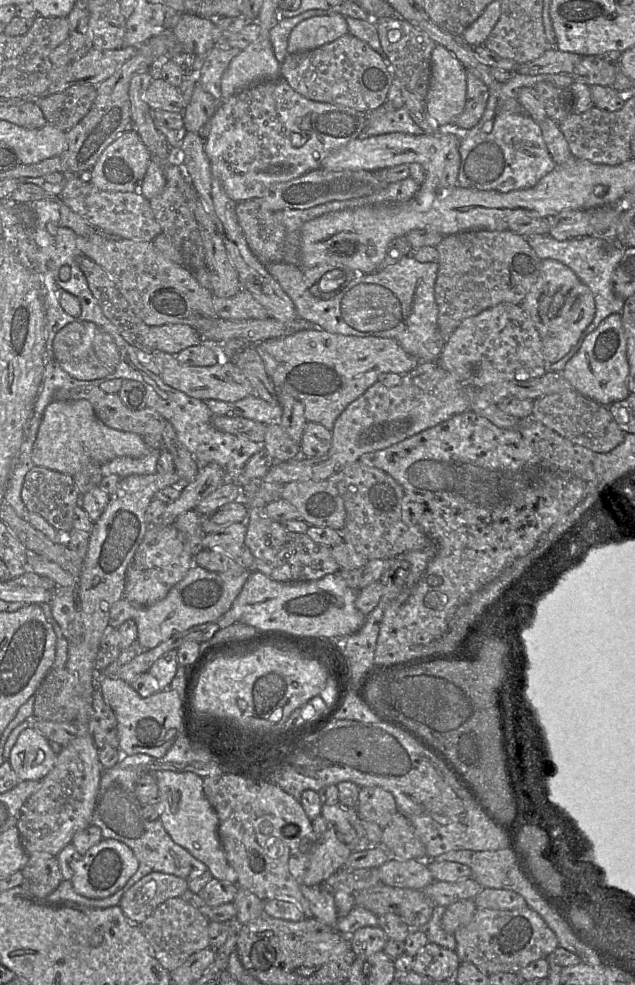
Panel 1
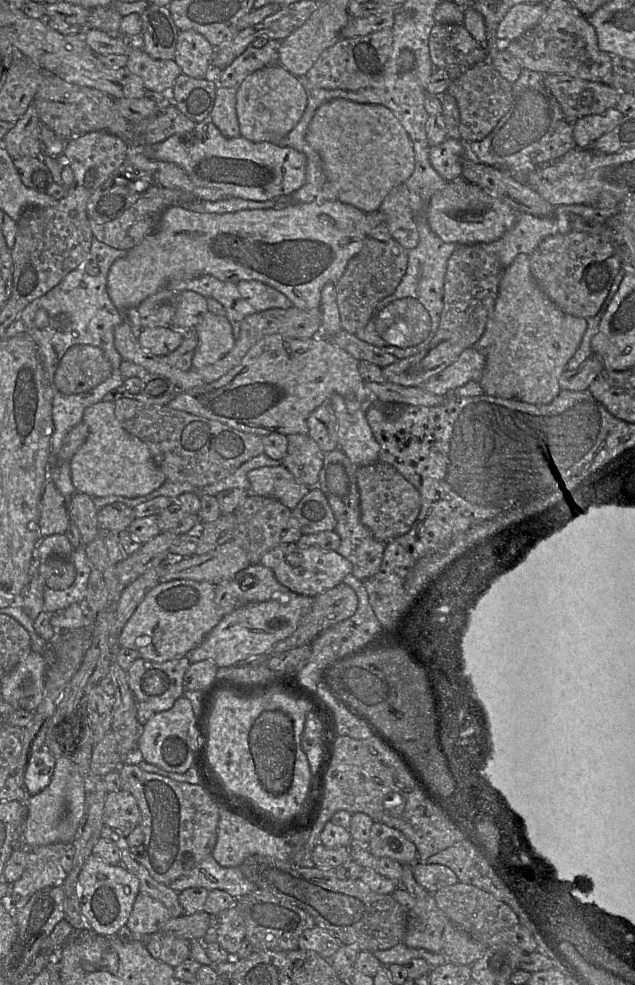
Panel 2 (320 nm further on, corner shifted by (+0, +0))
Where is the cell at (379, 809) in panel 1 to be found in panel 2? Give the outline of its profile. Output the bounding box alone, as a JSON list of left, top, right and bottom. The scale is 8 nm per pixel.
[367,822,419,865]

